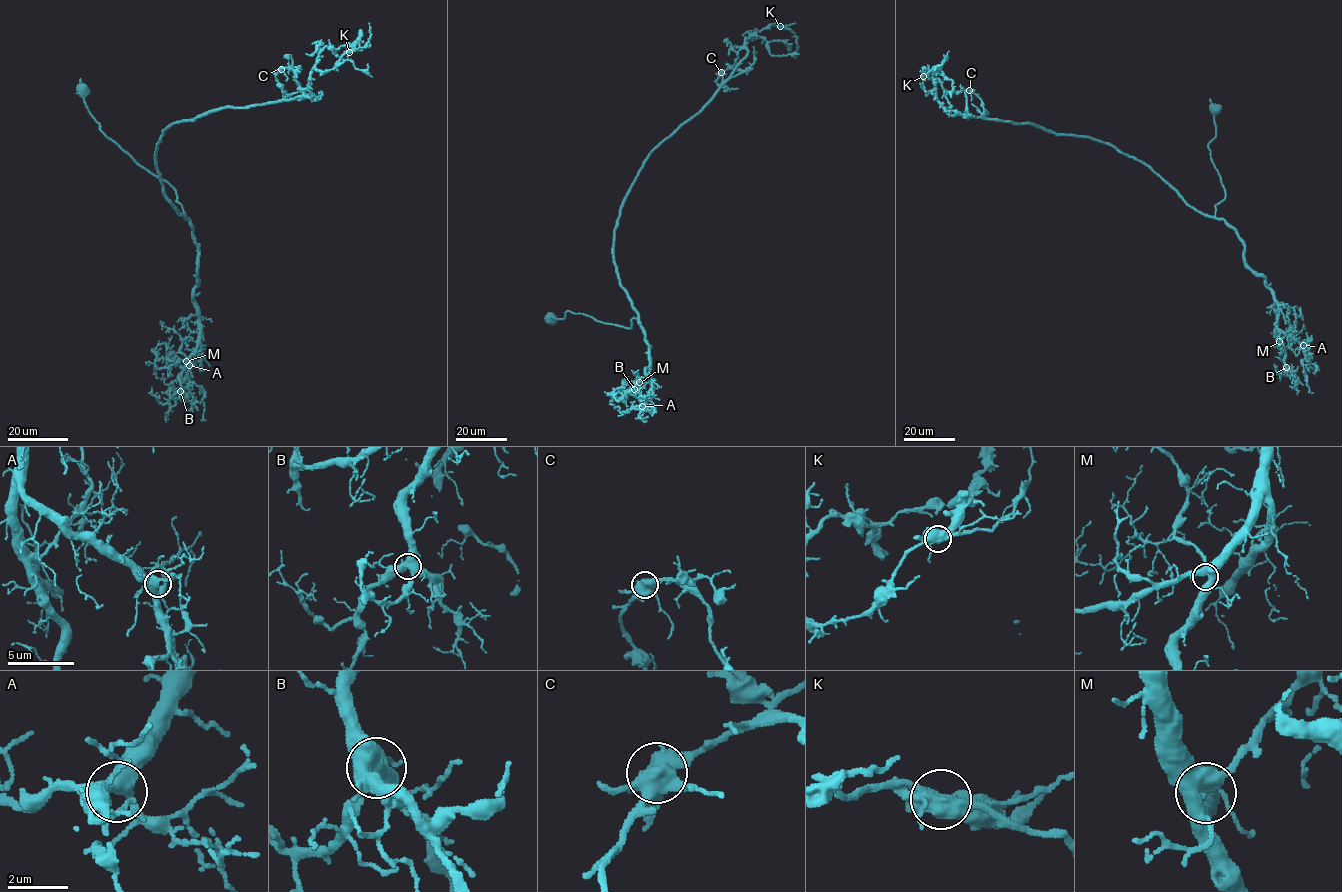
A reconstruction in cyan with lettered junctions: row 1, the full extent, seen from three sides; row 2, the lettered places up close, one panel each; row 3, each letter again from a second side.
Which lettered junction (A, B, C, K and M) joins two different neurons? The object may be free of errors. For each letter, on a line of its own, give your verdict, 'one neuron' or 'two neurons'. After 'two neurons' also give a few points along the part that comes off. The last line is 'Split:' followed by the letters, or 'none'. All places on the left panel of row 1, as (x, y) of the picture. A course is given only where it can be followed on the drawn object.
A: one neuron
B: one neuron
C: one neuron
K: two neurons; foreign part runs (349, 52), (362, 50), (366, 45), (370, 38), (369, 23)
M: one neuron
Split: K

